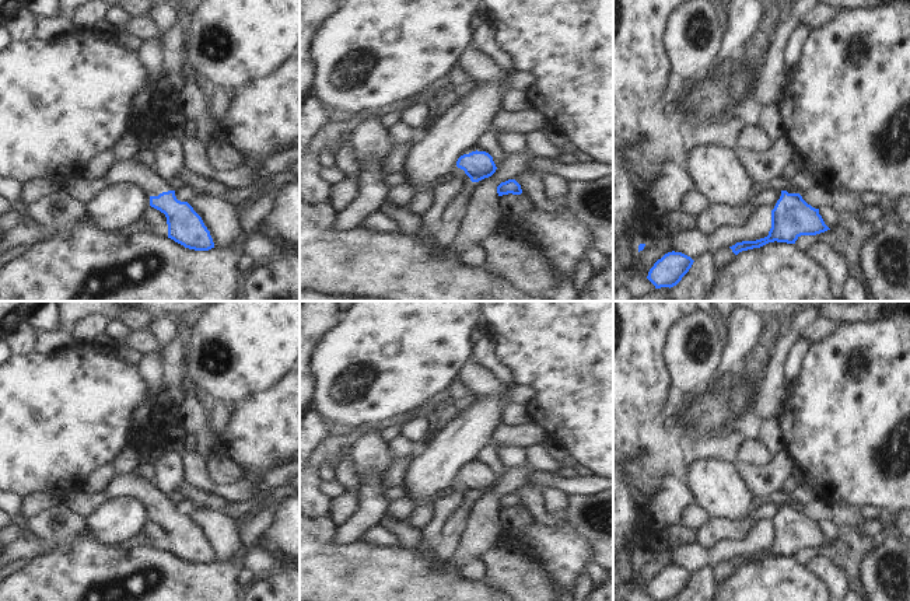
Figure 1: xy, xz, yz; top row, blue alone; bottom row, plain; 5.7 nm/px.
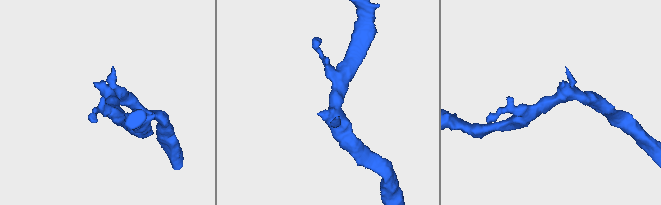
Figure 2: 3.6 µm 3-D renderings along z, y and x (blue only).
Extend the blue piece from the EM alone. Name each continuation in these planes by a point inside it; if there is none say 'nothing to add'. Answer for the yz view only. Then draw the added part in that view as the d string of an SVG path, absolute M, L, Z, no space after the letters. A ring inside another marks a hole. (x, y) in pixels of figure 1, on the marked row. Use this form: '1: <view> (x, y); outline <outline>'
nothing to add

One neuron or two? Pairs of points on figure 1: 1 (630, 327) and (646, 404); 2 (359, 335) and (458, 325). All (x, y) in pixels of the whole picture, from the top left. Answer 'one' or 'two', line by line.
1: one
2: one

